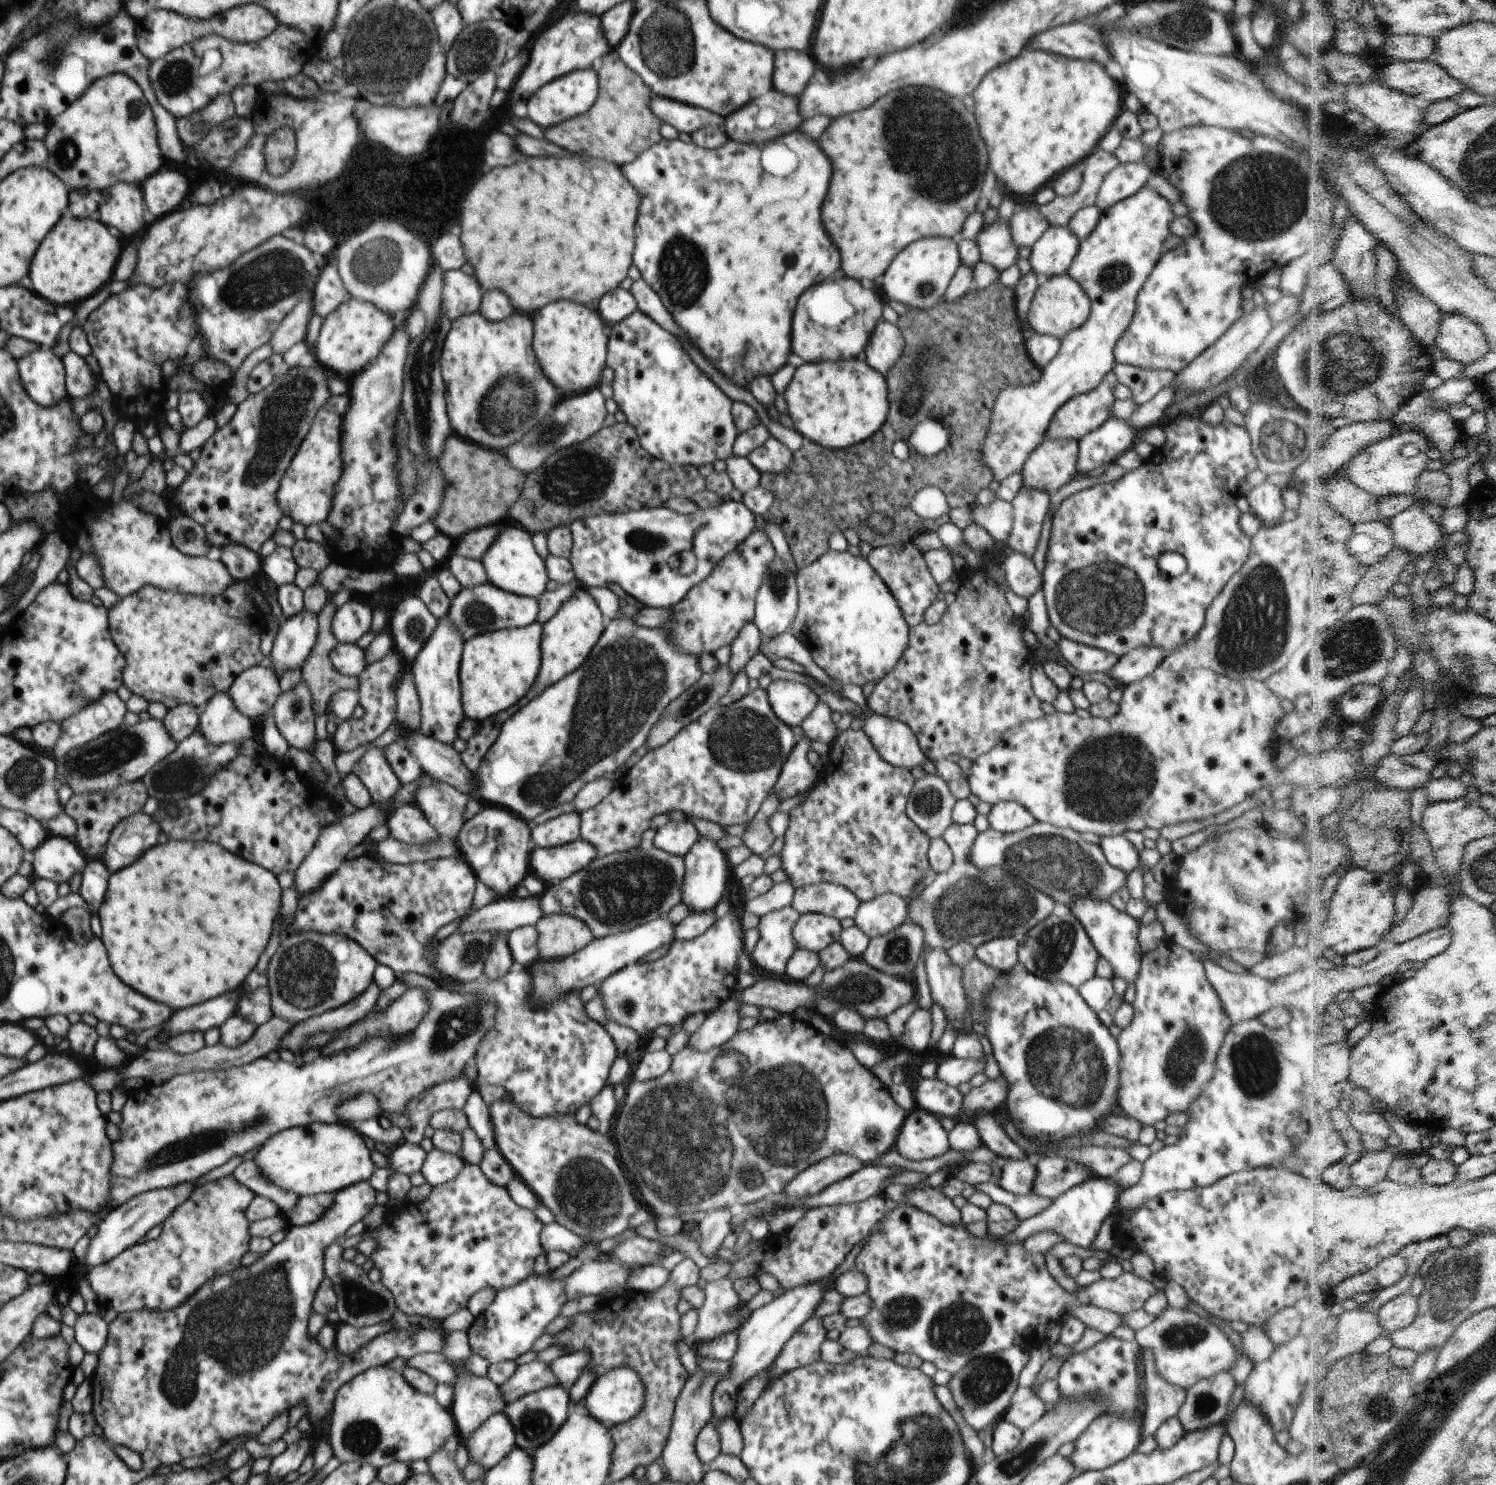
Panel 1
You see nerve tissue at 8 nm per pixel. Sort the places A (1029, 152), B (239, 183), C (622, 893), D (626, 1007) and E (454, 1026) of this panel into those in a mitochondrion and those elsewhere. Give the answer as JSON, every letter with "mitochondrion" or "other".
{"A":"other","B":"other","C":"mitochondrion","D":"mitochondrion","E":"mitochondrion"}

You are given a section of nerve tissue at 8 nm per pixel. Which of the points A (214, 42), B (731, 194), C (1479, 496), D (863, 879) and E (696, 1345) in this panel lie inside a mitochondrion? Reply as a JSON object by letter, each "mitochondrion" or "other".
{"A":"other","B":"other","C":"other","D":"other","E":"other"}

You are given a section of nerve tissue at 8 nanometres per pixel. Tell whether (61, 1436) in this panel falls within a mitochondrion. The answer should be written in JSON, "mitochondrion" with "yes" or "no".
{"mitochondrion":"no"}

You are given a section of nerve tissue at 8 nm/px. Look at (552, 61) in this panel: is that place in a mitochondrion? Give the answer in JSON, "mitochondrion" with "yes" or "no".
{"mitochondrion":"no"}

